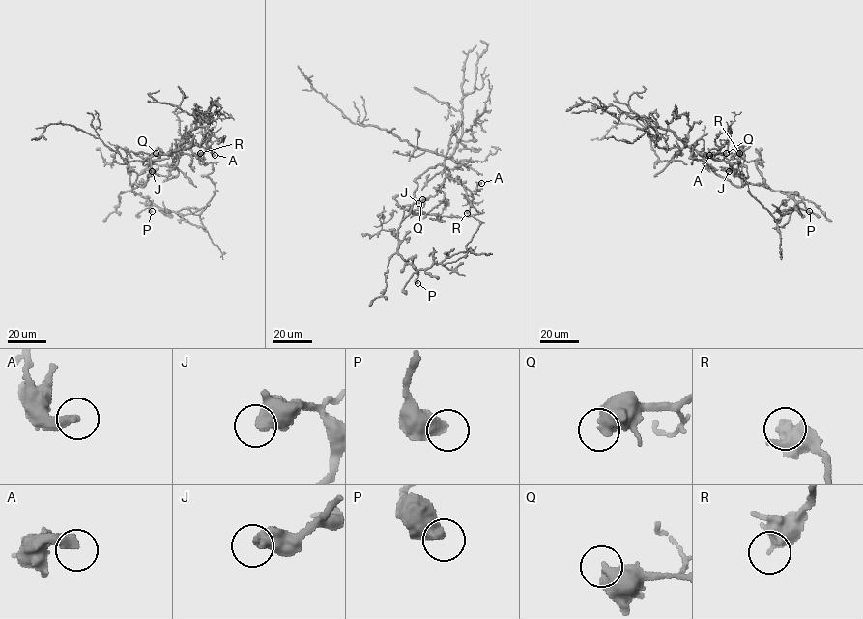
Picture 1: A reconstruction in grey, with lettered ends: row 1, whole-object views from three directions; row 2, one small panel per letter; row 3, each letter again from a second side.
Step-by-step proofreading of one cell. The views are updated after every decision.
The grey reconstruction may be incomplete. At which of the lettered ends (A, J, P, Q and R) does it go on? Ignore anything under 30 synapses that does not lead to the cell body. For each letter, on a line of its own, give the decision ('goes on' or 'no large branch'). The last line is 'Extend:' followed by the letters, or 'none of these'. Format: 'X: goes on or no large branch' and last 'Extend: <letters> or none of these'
A: no large branch
J: no large branch
P: no large branch
Q: no large branch
R: no large branch
Extend: none of these

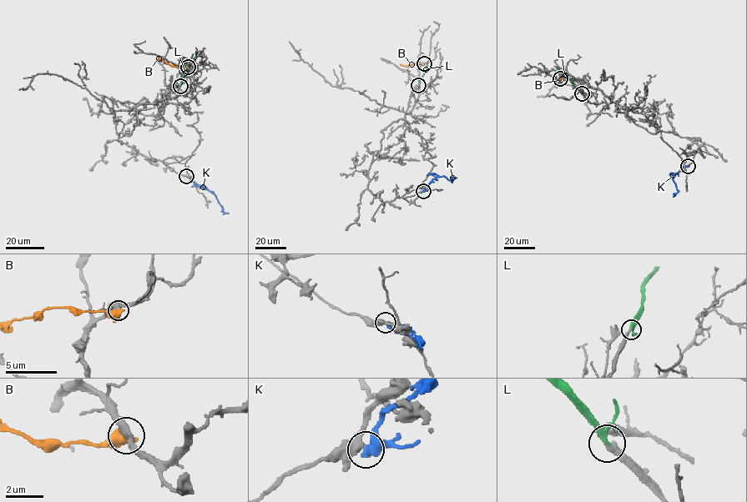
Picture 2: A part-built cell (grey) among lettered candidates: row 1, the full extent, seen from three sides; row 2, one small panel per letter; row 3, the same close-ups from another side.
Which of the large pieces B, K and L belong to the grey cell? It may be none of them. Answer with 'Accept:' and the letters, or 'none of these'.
Accept: L

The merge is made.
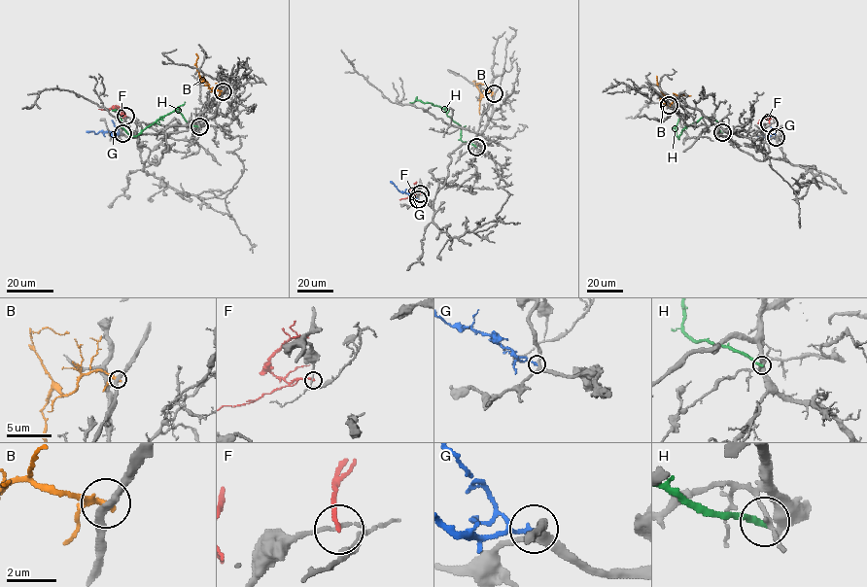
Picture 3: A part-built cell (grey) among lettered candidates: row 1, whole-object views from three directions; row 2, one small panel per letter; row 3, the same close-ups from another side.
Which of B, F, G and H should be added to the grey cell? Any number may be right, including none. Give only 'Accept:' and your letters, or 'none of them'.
Accept: none of them

